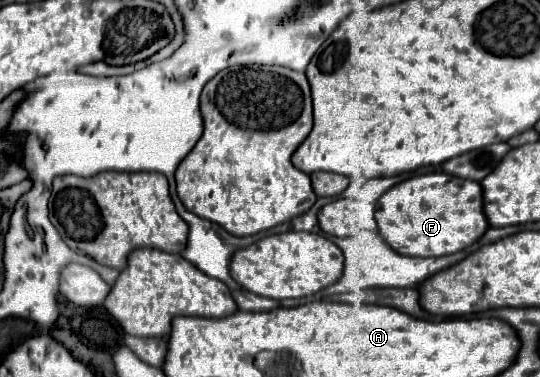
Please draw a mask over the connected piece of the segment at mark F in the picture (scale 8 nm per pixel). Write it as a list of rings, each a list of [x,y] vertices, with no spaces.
[[[445,172],[413,176],[395,184],[377,200],[375,220],[383,240],[403,256],[445,256],[473,244],[489,228],[483,214],[483,192],[473,180]]]

